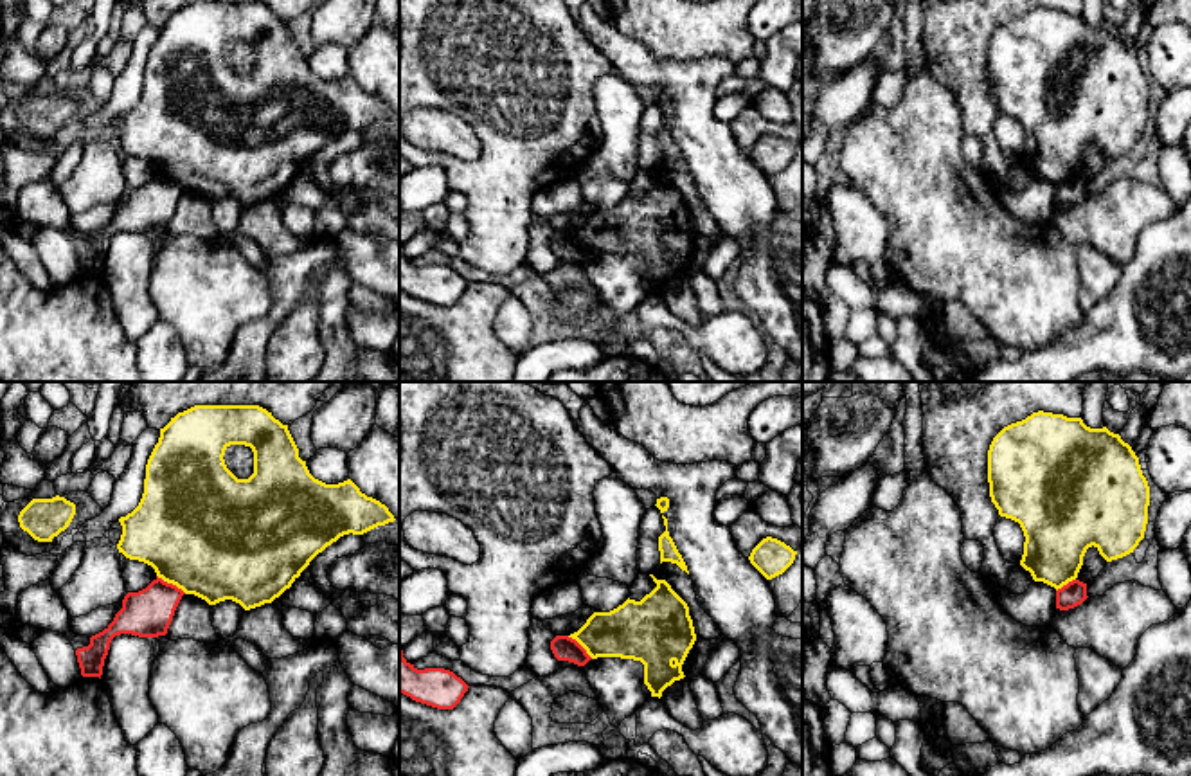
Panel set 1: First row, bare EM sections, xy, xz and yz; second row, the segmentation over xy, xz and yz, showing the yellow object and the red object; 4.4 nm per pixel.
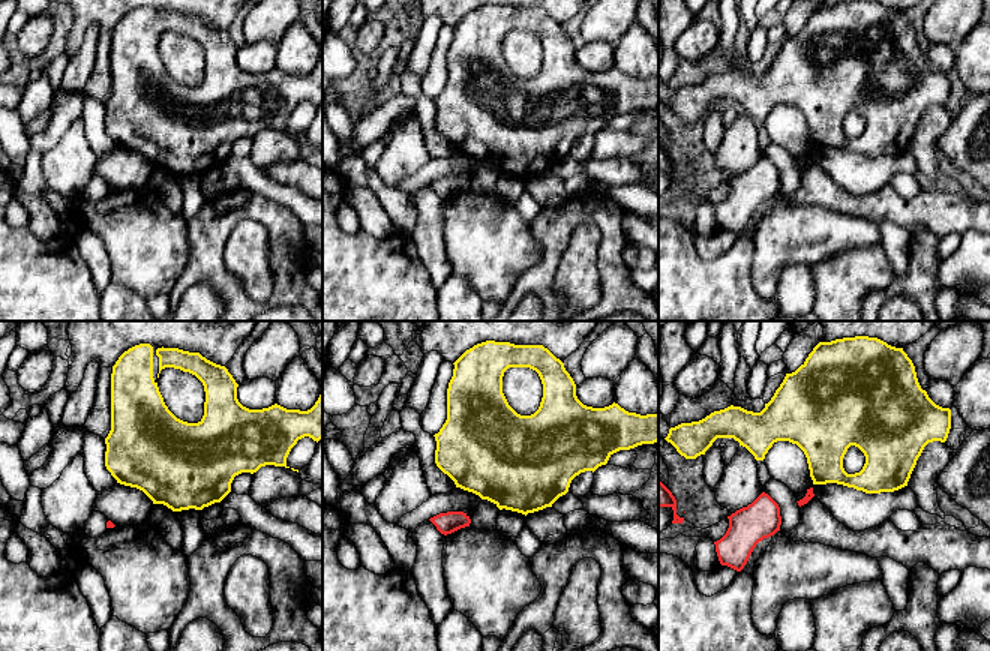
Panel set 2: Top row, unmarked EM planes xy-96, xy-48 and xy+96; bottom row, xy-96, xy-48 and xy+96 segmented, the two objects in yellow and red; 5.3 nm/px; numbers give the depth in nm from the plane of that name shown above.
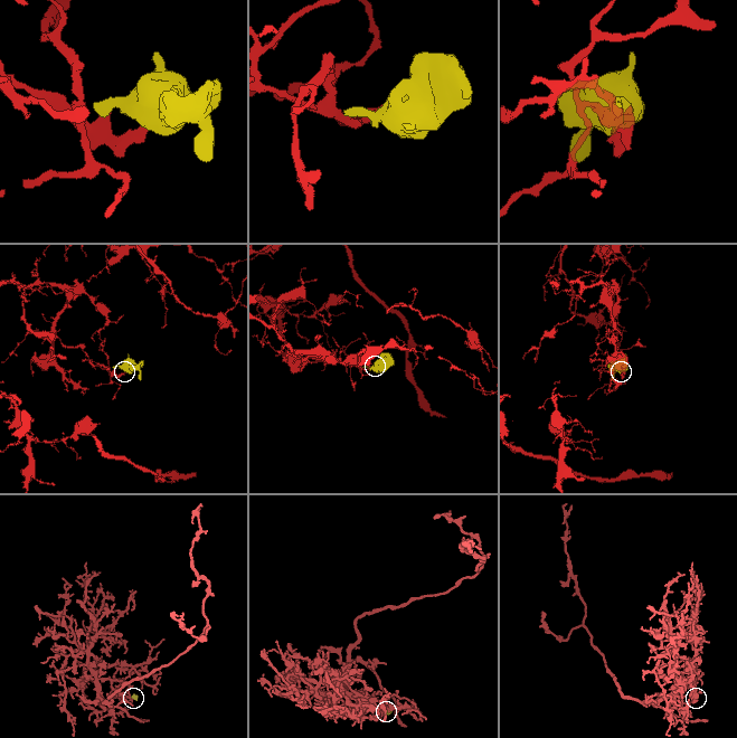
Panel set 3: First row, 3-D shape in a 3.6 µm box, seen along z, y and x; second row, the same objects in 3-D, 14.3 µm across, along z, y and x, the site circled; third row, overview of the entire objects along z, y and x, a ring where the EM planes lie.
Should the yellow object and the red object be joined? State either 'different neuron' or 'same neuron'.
different neuron

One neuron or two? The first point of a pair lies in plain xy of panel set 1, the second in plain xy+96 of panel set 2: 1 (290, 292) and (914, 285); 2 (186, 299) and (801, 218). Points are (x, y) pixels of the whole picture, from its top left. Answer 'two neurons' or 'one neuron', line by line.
1: one neuron
2: two neurons

